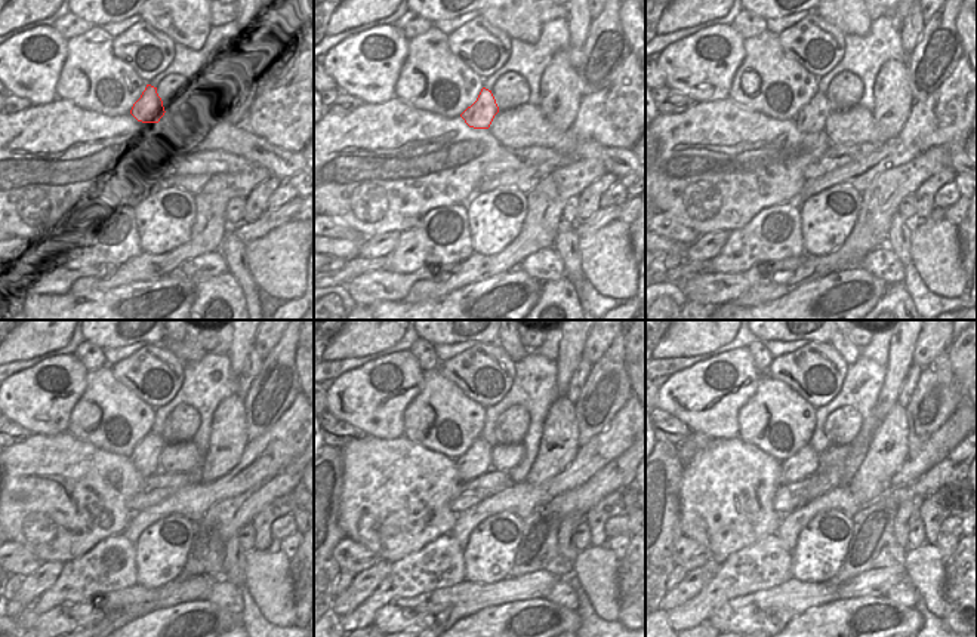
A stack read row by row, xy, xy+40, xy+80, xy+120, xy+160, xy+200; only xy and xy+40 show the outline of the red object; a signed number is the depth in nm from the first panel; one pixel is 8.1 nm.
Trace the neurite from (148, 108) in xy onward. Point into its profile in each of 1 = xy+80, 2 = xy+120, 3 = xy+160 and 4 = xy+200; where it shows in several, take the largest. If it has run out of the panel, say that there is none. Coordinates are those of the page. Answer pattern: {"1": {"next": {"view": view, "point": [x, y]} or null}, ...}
{"1": {"next": {"view": "xy+80", "point": [811, 119]}}, "2": {"next": {"view": "xy+120", "point": [144, 457]}}, "3": {"next": {"view": "xy+160", "point": [475, 461]}}, "4": {"next": {"view": "xy+200", "point": [806, 461]}}}

